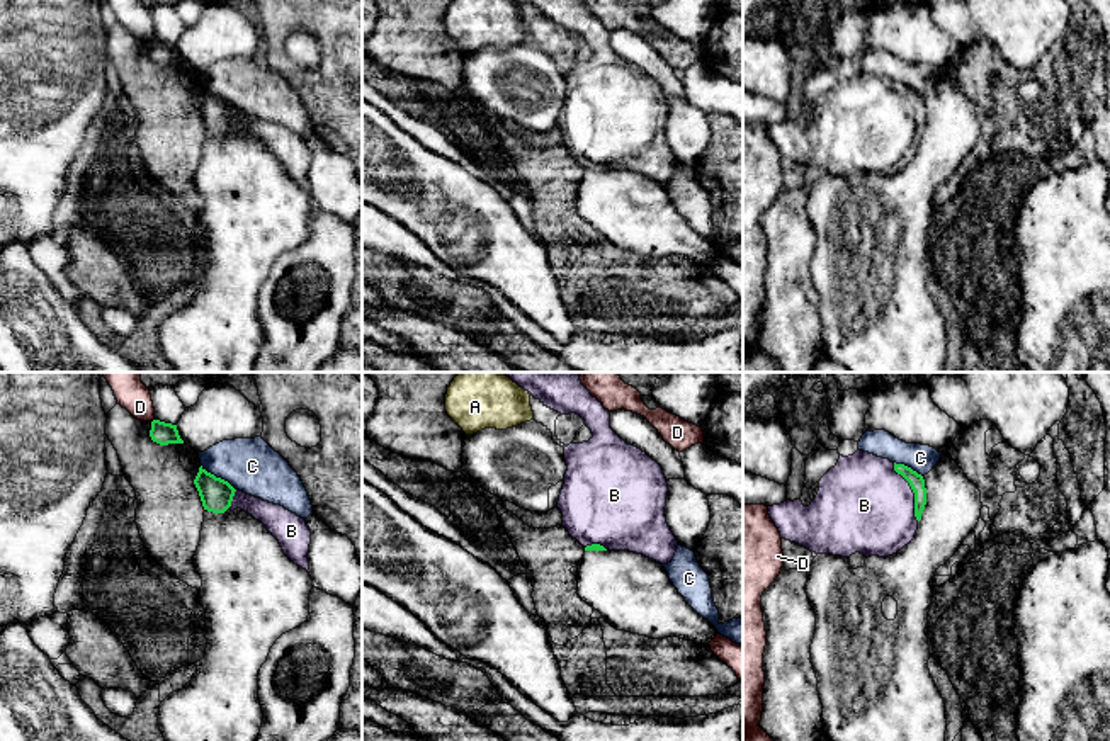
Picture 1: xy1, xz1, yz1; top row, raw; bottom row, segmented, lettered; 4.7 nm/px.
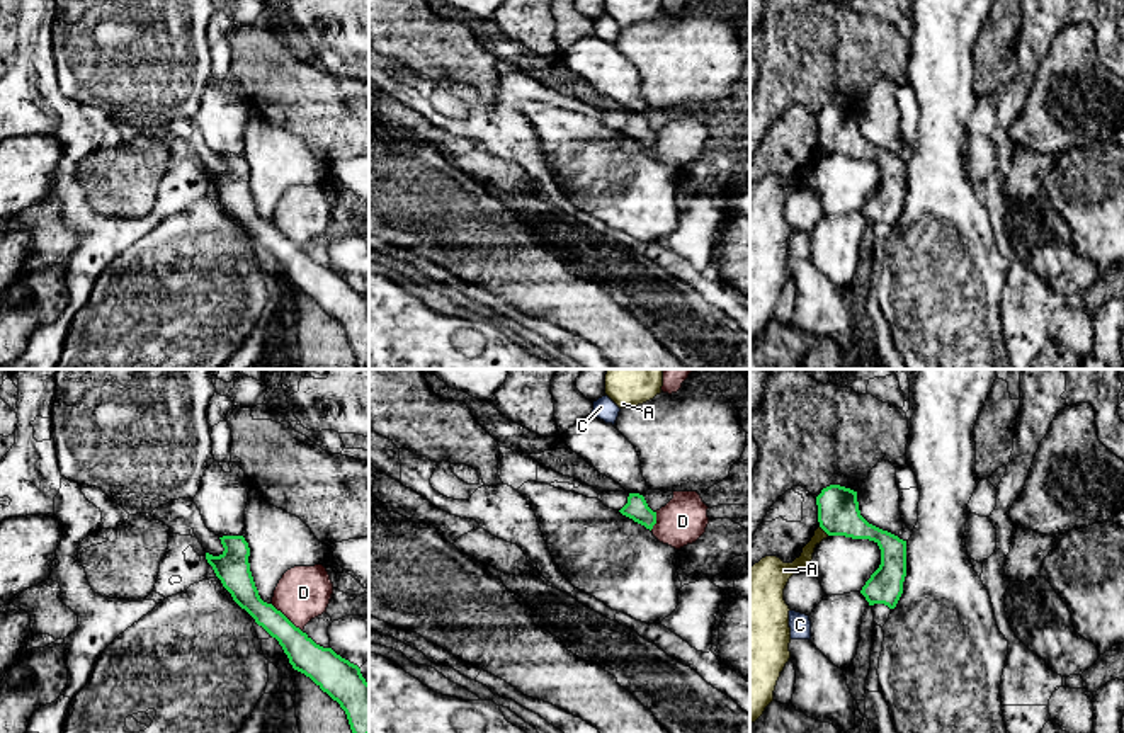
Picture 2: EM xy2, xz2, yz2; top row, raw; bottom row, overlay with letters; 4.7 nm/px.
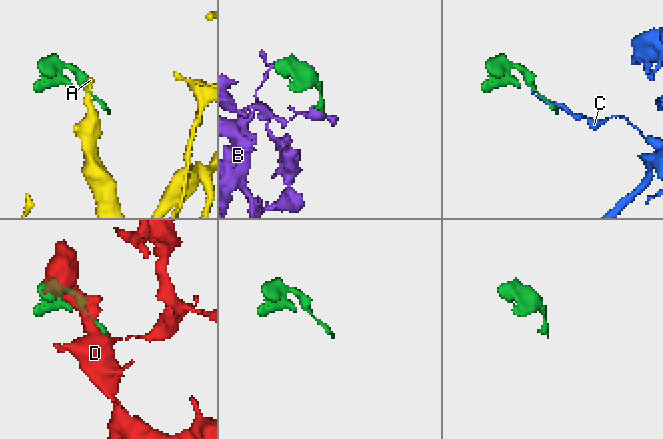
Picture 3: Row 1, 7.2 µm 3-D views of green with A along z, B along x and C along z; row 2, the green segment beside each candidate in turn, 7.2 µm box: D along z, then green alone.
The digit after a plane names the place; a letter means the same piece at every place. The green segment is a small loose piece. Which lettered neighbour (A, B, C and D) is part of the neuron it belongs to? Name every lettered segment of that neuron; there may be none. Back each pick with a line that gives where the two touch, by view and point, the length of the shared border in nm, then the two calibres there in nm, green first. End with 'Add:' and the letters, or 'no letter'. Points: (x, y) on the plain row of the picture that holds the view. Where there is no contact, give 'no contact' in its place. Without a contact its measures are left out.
B: yz1 (913, 111) | 300 nm | 70/440 nm
Add: B

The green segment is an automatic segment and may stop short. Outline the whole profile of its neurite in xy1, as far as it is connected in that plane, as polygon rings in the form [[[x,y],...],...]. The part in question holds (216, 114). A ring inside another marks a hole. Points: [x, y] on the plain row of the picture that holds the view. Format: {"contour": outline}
{"contour": [[[202,85],[199,87],[194,104],[199,110],[204,129],[224,133],[226,129],[233,131],[241,127],[265,144],[294,184],[306,190],[309,189],[308,172],[311,150],[304,138],[280,124],[235,109],[228,100],[207,92]]]}

